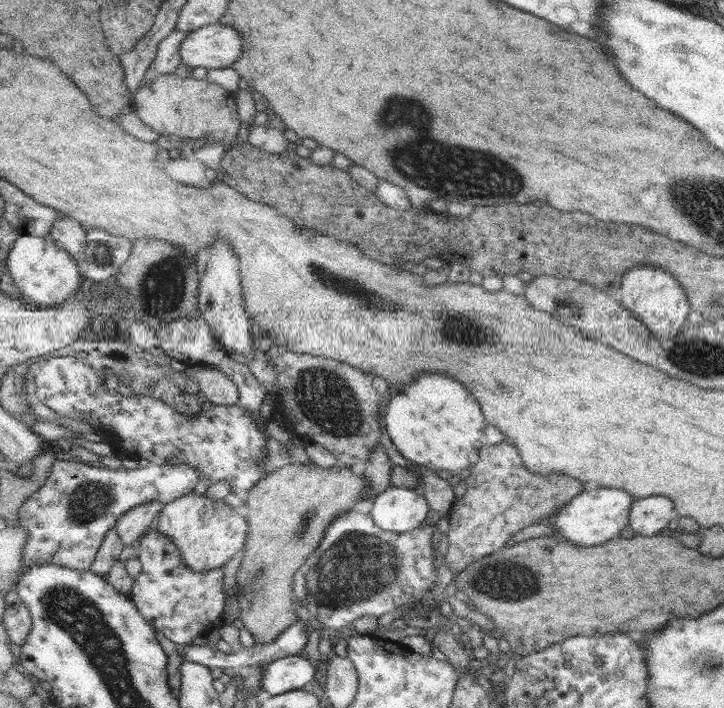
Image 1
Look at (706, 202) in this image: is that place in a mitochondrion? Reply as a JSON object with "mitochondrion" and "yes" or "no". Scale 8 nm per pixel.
{"mitochondrion":"yes"}

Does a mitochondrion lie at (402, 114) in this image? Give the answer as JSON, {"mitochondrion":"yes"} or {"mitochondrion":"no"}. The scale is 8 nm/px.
{"mitochondrion":"yes"}

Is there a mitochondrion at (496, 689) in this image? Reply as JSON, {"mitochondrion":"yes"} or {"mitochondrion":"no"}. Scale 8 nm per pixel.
{"mitochondrion":"no"}

